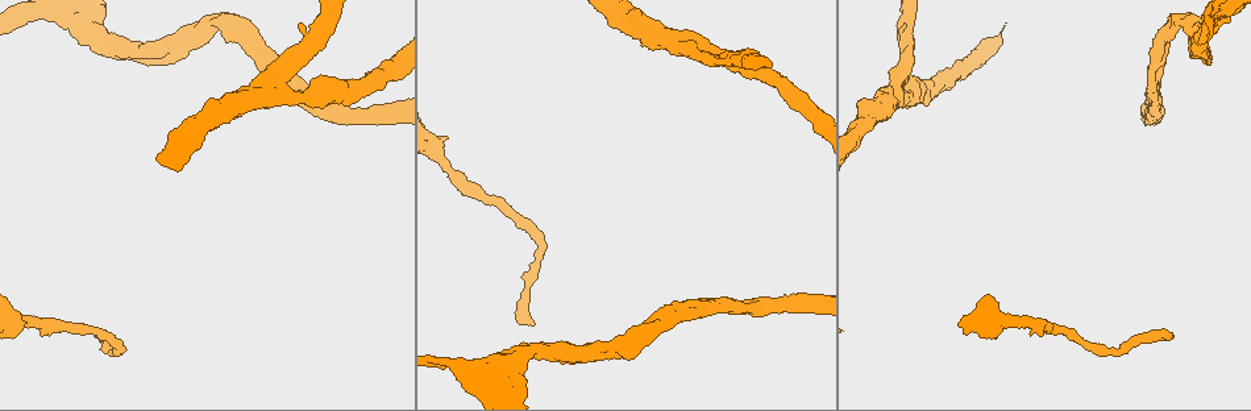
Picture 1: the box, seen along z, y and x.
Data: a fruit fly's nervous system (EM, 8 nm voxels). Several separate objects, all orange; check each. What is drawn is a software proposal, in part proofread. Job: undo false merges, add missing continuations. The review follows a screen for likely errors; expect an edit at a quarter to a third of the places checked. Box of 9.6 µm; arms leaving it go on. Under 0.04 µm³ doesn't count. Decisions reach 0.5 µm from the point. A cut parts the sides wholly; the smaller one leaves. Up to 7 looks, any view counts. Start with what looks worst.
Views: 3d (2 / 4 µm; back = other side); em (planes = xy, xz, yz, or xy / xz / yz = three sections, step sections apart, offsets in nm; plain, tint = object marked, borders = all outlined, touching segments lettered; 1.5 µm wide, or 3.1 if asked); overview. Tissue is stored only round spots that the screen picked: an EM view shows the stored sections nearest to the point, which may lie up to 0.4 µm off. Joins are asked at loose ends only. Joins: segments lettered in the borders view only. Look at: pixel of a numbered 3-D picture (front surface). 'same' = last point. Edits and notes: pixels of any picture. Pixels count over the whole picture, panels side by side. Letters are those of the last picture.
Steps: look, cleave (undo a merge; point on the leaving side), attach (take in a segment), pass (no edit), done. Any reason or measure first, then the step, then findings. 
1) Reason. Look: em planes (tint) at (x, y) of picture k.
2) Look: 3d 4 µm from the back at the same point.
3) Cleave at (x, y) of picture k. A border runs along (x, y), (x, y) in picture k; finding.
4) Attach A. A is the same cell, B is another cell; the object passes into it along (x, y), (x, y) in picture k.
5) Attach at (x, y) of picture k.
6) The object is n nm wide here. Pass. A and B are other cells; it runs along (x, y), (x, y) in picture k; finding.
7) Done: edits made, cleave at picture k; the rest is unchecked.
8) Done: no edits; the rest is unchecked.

Look: em planes (borders) at (1172, 336) of picture 1.

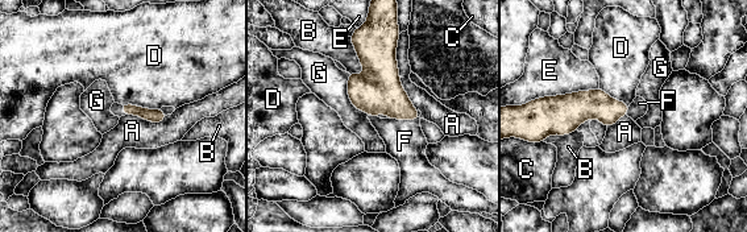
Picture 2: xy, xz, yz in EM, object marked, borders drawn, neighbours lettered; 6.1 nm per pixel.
Attach F. F is the same cell, A, B, C, D, E and G are other cells; the object passes into it along (384, 94), (405, 119), (405, 141) in picture 2; the neuron continues.

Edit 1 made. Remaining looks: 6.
Side arm on a straight run. Look: em planes (borders) at (277, 92) of picture 1.

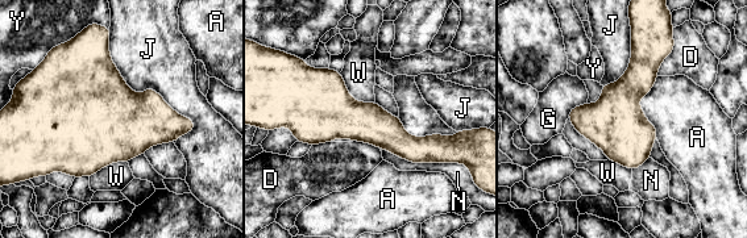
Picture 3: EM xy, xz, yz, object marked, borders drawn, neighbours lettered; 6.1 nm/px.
The longest contact is with J, 800 nm. Pass. A, D, G, J, N, W and Y are other cells; a border runs along (108, 30), (124, 82), (191, 132) in picture 3; continuous, no second neuron.

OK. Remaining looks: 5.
Done: edits made, attach at picture 2; the rest is unchecked.

